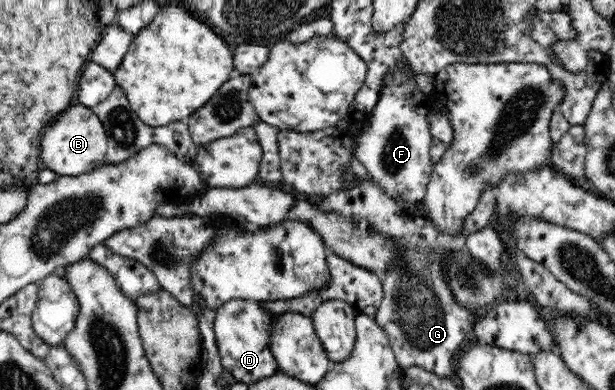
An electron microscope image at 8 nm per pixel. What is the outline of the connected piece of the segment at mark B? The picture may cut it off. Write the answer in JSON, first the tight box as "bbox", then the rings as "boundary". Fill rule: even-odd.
{"bbox":[40,102,107,176],"boundary":[[[74,102],[71,108],[67,108],[44,130],[45,132],[41,132],[43,140],[40,142],[41,167],[53,170],[57,175],[79,176],[106,163],[107,135],[99,117],[93,113],[91,107]]]}

